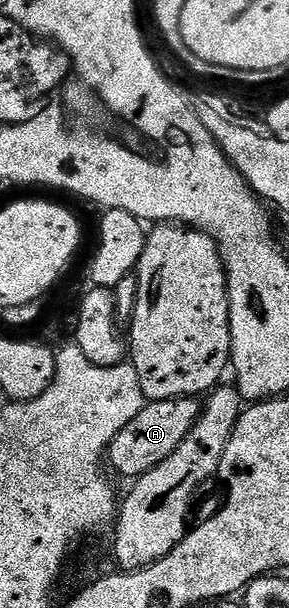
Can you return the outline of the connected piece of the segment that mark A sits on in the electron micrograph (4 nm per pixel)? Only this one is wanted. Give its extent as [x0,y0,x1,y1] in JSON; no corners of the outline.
[106,396,202,478]

